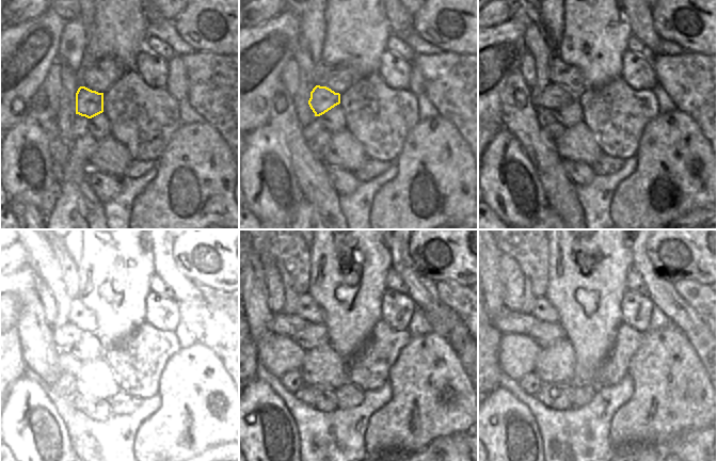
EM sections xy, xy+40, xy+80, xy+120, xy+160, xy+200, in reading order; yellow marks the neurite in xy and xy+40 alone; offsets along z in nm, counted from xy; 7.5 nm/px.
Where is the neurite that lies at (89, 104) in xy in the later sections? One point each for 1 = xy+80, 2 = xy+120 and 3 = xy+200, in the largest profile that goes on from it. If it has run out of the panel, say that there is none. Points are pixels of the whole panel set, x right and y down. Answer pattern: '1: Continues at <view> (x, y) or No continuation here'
1: Continues at xy+80 (554, 97)
2: Continues at xy+120 (65, 337)
3: Continues at xy+200 (508, 321).

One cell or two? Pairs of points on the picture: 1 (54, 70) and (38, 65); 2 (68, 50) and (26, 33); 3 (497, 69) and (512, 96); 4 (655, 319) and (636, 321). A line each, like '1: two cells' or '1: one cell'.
1: two cells
2: two cells
3: two cells
4: two cells

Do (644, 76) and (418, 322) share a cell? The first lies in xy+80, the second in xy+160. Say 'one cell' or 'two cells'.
two cells

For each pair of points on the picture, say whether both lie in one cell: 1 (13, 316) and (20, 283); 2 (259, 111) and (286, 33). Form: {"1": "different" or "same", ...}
{"1": "same", "2": "same"}

